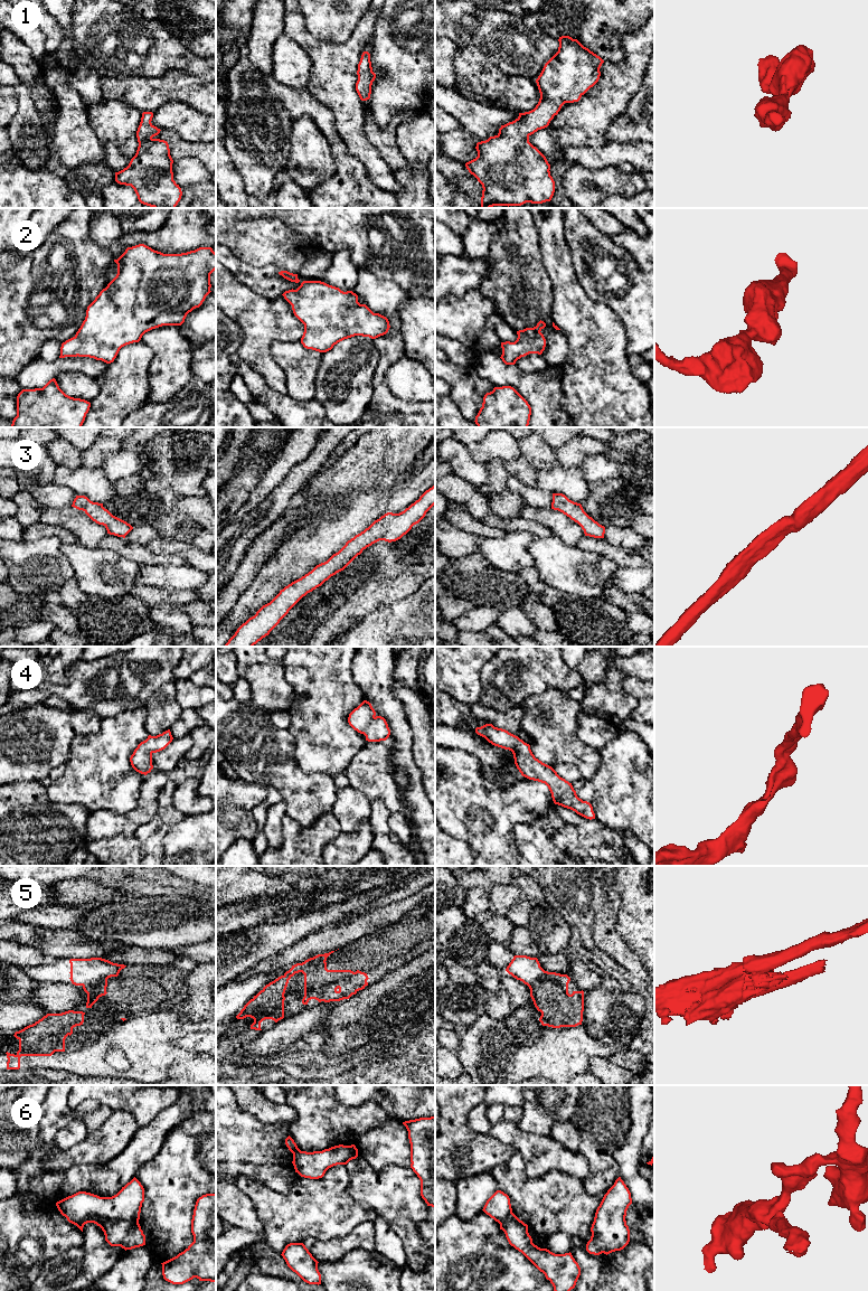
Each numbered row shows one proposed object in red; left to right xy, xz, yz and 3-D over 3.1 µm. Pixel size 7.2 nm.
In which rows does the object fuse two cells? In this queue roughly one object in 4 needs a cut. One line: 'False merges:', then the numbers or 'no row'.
False merges: 5, 6

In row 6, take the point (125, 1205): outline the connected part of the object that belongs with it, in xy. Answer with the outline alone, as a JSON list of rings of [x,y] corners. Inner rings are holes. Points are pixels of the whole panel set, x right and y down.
[[[134,1177],[112,1197],[78,1191],[57,1202],[56,1206],[69,1223],[77,1226],[88,1215],[138,1223],[143,1202],[144,1188]]]

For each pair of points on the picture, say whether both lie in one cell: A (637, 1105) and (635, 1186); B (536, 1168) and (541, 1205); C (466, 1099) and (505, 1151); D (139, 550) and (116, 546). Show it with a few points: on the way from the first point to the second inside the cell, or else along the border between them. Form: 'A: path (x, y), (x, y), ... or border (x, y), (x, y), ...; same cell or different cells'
A: path (637, 1125), (637, 1133), (632, 1146), (632, 1166); same cell
B: border (521, 1155), (531, 1176), (563, 1172); different cells
C: path (462, 1117), (462, 1128), (487, 1151); same cell
D: path (133, 550), (122, 547); same cell

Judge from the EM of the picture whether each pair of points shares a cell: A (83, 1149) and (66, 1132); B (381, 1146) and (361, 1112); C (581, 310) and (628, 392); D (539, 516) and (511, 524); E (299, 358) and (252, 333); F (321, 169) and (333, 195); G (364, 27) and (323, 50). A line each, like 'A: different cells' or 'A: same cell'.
A: different cells
B: different cells
C: same cell
D: different cells
E: different cells
F: different cells
G: same cell

